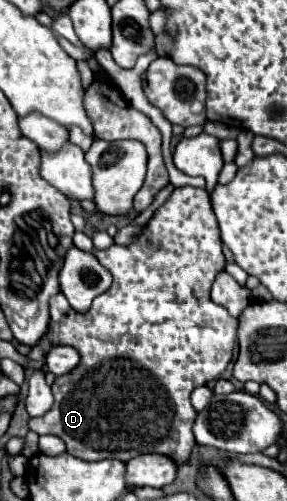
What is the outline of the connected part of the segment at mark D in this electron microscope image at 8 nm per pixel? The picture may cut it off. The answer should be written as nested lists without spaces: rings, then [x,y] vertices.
[[[177,187],[135,243],[111,245],[105,251],[93,249],[93,255],[109,269],[113,283],[85,313],[75,311],[63,293],[49,299],[49,343],[75,347],[81,361],[71,373],[55,379],[53,407],[45,415],[29,419],[29,429],[37,435],[61,437],[67,453],[83,461],[113,457],[127,463],[141,453],[159,453],[187,465],[195,447],[191,425],[197,417],[189,395],[195,387],[219,379],[233,357],[237,339],[237,319],[209,297],[215,275],[225,269],[219,225],[209,195],[197,187]]]

